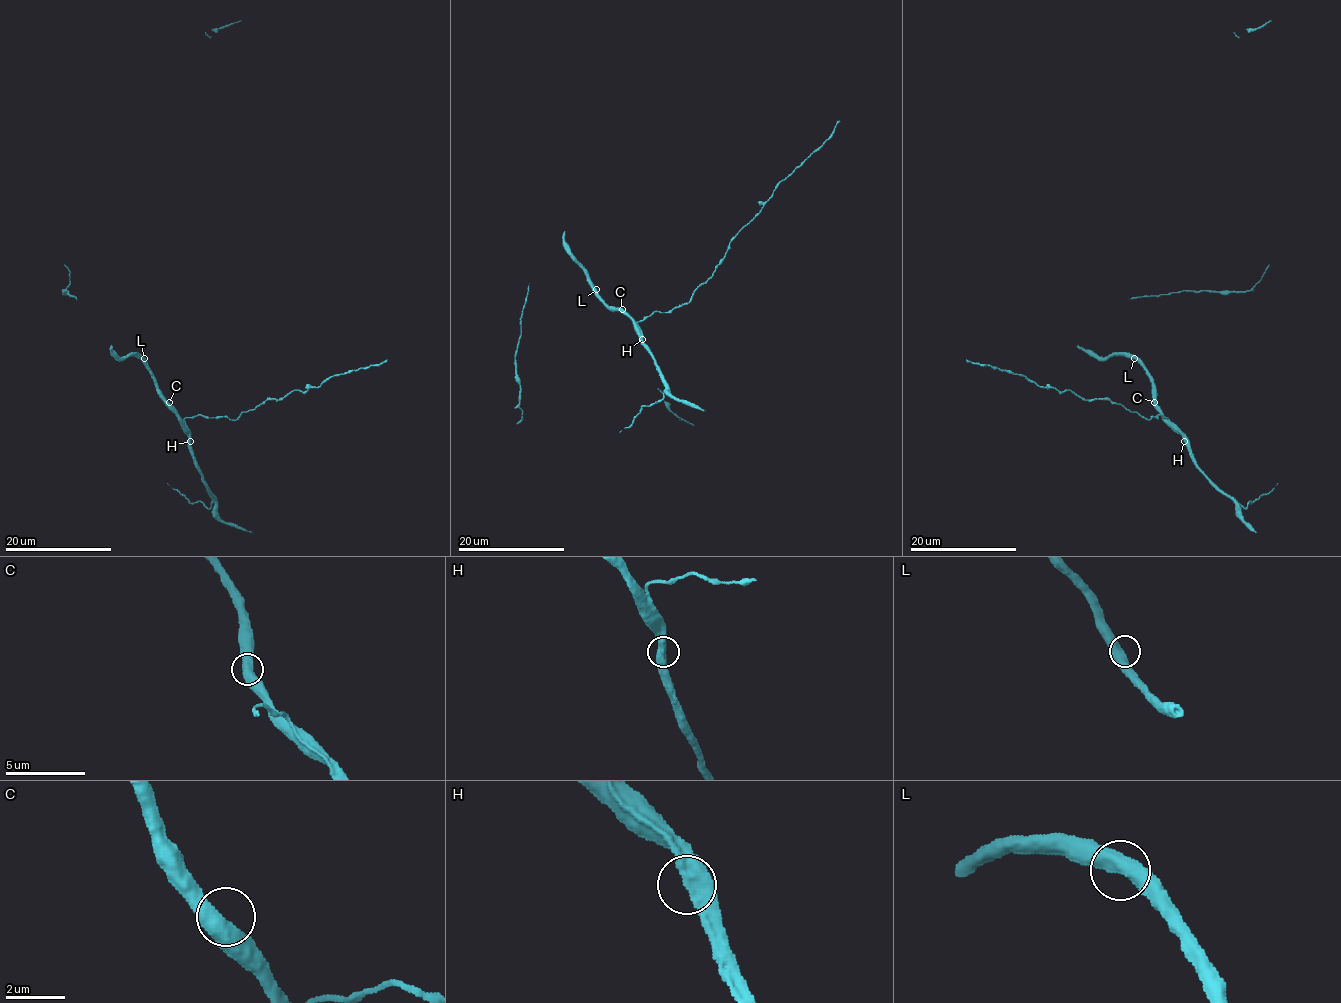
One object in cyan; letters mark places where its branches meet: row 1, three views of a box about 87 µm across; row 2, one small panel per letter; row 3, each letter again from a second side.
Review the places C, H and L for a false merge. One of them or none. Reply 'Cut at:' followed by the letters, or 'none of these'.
Cut at: none of these

